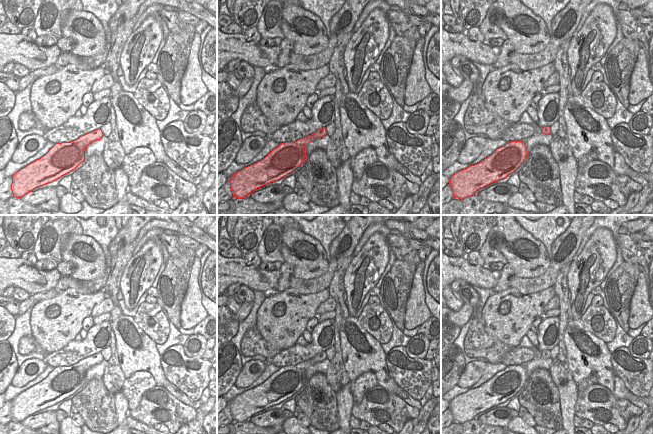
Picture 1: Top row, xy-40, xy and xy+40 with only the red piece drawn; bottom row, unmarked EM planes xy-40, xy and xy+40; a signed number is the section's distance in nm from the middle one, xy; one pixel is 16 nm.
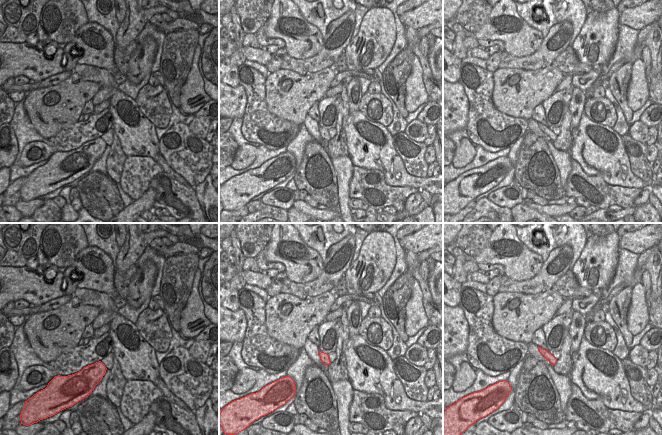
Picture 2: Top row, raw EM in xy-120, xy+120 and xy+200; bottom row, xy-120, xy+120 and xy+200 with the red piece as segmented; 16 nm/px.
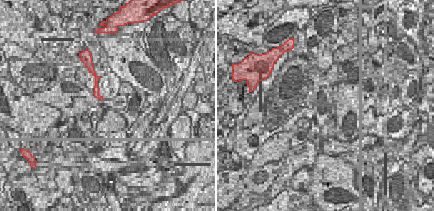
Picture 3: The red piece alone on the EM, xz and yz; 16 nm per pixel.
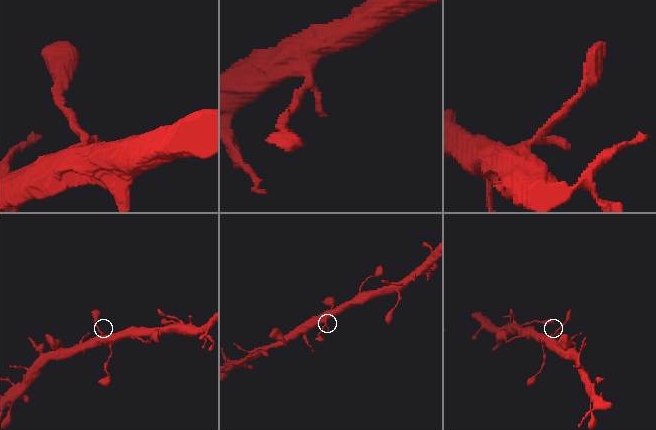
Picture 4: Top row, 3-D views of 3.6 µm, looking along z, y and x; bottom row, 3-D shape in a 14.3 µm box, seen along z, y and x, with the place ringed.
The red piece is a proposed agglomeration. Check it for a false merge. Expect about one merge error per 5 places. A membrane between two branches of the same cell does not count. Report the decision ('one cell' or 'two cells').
one cell

